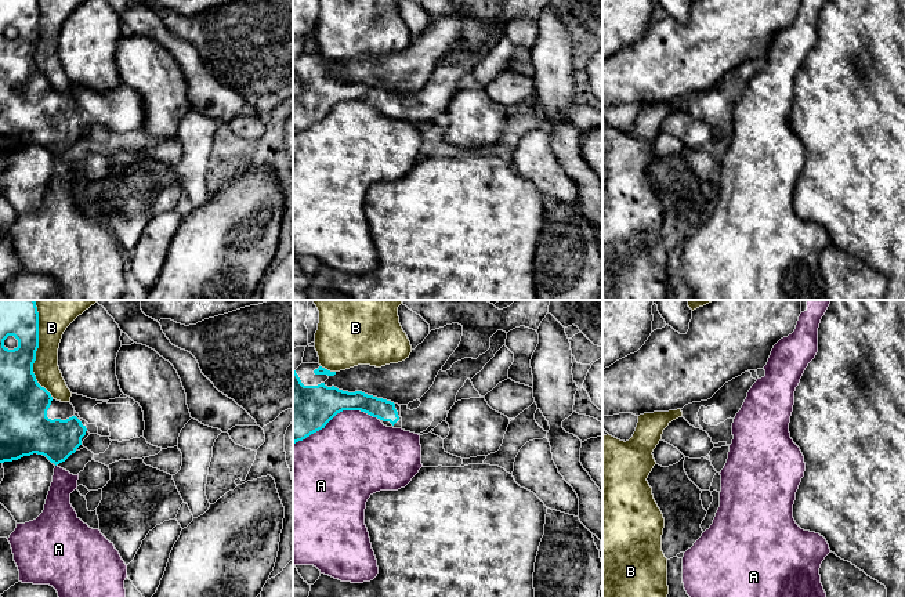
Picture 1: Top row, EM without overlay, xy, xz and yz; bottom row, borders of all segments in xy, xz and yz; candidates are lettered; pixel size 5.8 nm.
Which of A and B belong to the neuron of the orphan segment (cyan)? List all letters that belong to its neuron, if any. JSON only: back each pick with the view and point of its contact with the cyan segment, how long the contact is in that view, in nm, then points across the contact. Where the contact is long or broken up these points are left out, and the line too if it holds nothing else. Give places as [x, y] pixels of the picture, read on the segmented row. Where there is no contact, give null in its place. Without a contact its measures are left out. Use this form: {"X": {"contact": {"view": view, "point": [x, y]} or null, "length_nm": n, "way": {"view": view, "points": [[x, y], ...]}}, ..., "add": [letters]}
{"add": []}

